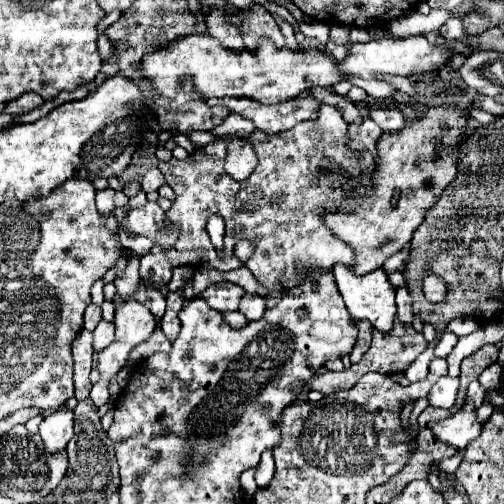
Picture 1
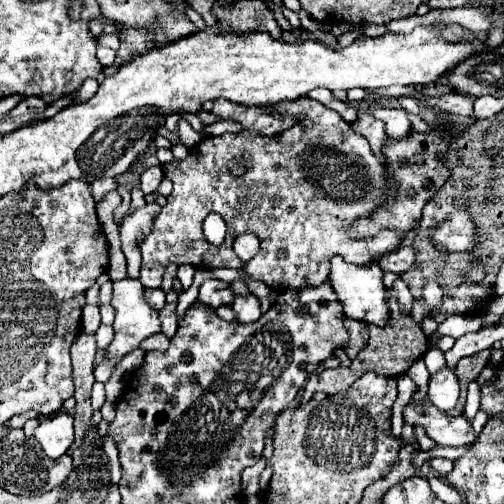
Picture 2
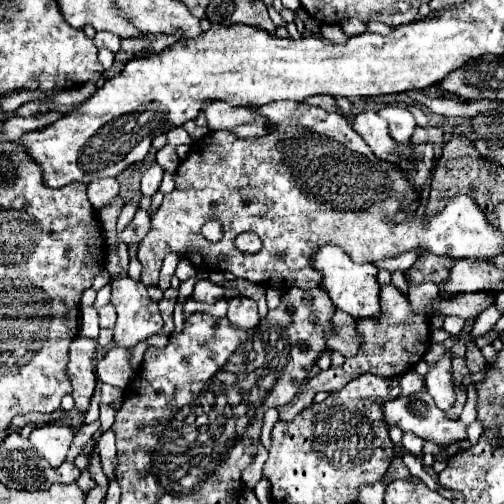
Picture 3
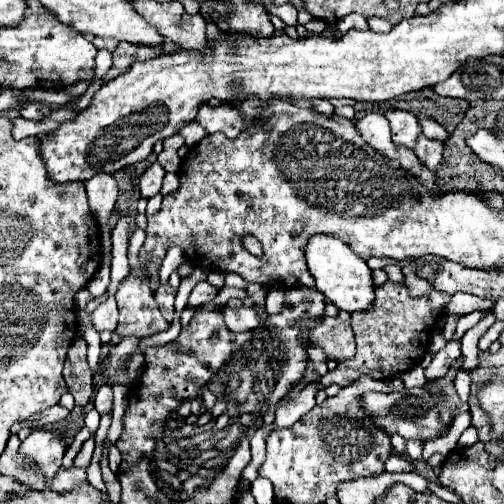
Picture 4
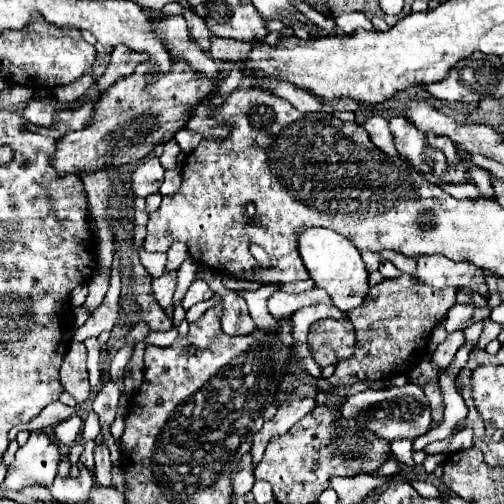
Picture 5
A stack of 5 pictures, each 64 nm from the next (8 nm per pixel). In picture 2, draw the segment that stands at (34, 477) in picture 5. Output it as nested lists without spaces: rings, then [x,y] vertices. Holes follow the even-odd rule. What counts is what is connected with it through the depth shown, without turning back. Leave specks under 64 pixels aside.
[[[58,412],[54,414],[54,418],[44,418],[34,430],[34,438],[38,440],[48,458],[60,460],[74,442],[72,416],[66,412]]]

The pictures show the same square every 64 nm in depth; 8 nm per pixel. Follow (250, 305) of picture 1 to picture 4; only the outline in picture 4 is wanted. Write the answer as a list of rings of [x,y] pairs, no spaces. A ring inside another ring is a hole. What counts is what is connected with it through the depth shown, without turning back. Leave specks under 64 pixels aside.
[[[230,298],[228,304],[222,308],[222,314],[230,332],[248,332],[260,324],[252,308],[252,300]]]

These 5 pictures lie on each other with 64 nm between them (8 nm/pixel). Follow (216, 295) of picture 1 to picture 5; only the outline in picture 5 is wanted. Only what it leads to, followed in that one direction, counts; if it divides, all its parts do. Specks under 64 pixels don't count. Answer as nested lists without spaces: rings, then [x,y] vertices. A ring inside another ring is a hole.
[[[194,280],[182,300],[182,306],[184,306],[184,310],[188,310],[190,306],[204,302],[204,300],[210,300],[210,298],[212,298],[212,290],[208,288],[208,284],[204,280]]]

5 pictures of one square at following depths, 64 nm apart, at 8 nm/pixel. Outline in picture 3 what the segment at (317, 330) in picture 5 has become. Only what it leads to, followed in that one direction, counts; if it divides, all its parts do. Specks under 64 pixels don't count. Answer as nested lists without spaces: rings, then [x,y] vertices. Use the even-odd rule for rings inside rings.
[[[336,310],[330,320],[330,332],[326,336],[326,350],[328,352],[340,352],[344,358],[356,356],[360,348],[360,336],[354,328],[354,318],[346,312]]]

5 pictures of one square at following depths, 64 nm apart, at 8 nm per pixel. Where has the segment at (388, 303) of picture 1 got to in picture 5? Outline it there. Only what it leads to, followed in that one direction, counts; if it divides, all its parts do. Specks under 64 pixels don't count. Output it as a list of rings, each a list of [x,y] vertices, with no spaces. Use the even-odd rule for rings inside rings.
[[[306,228],[306,232],[300,232],[298,238],[298,254],[314,284],[330,294],[338,310],[348,312],[362,304],[364,296],[370,290],[368,272],[364,268],[358,248],[350,244],[346,236],[338,236],[338,232],[332,232],[328,228]]]

